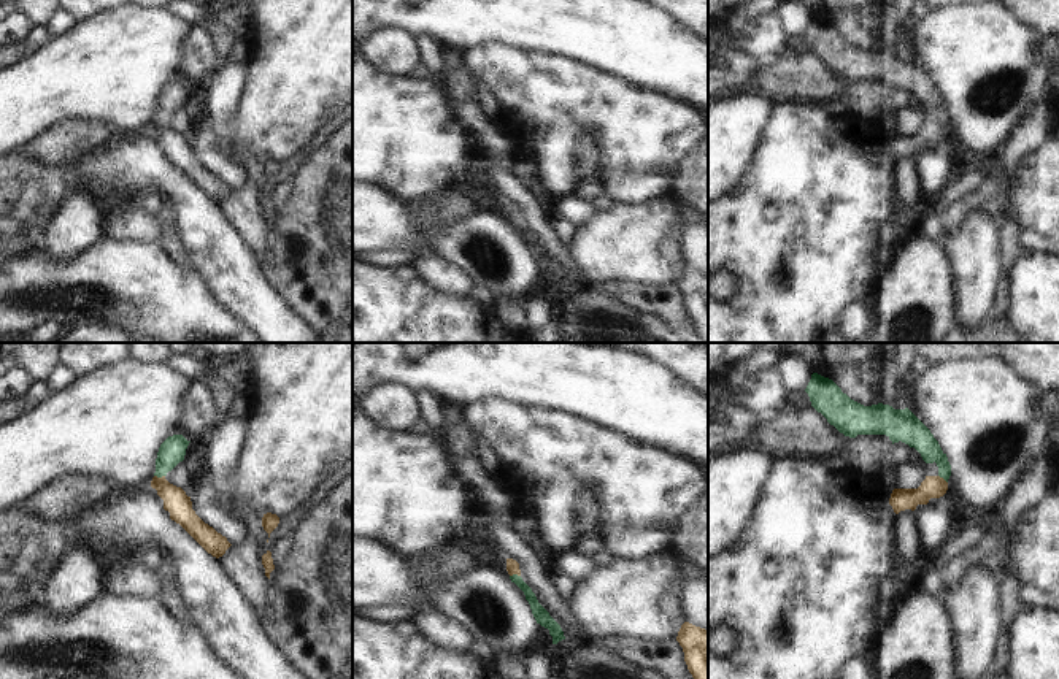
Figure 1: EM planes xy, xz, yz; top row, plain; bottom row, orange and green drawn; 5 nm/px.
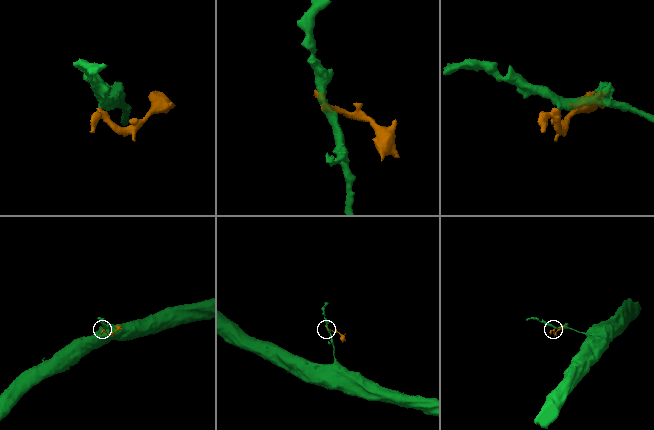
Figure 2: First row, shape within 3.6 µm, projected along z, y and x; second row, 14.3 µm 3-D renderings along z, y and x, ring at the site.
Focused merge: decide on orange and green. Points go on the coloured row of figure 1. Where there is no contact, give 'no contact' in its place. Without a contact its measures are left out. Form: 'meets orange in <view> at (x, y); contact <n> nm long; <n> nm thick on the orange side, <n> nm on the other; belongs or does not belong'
meets orange in xy at (159, 478); contact 60 nm long; 130 nm thick on the orange side, 140 nm on the other; does not belong

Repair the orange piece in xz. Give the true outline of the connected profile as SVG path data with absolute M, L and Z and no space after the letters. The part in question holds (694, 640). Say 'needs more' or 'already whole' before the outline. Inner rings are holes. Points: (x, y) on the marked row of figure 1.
already whole | M684 622L676 641L683 647L684 662L694 679L708 679L708 630Z

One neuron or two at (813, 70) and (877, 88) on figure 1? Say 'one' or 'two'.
one

